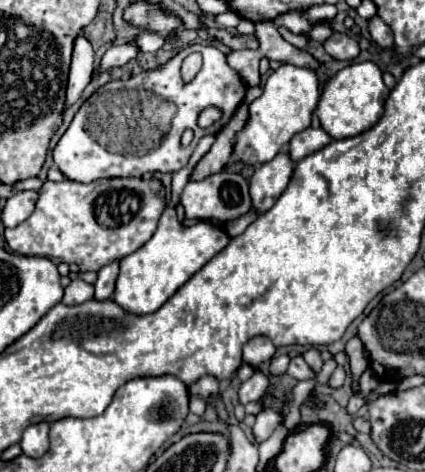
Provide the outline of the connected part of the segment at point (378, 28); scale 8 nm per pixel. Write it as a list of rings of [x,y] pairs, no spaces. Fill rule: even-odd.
[[[379,17],[369,19],[369,31],[371,31],[373,41],[375,41],[379,47],[383,47],[383,49],[393,49],[393,45],[395,45],[393,31],[391,31]]]

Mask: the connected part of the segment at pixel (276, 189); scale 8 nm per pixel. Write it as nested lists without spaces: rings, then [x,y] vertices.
[[[281,151],[271,161],[261,163],[251,177],[253,209],[261,213],[271,209],[277,197],[285,191],[293,175],[293,169],[295,169],[295,163],[287,151]]]

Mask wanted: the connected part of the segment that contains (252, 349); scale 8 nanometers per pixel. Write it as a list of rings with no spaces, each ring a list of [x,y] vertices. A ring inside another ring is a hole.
[[[253,337],[243,347],[243,361],[249,363],[251,367],[257,367],[259,363],[273,359],[273,355],[275,345],[267,337]]]

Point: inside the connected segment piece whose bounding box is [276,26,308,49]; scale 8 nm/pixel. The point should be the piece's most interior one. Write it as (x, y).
(300, 41)

